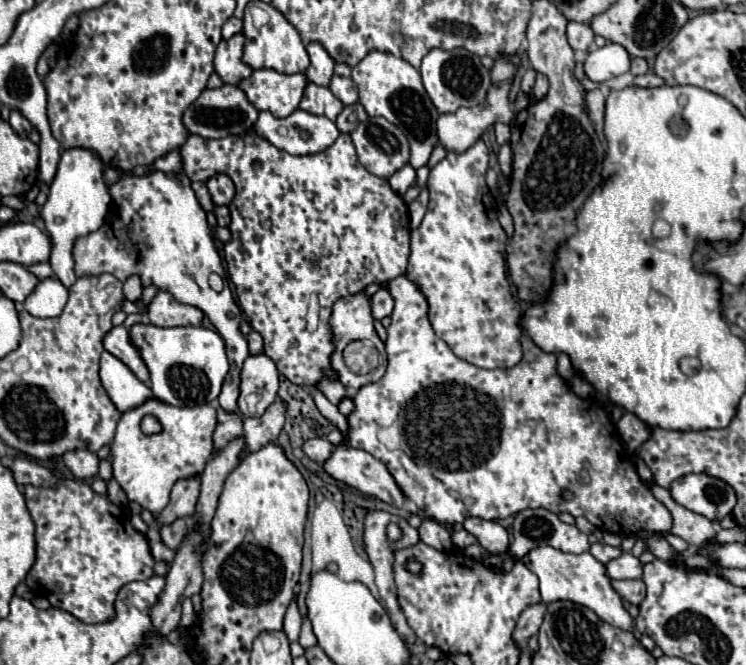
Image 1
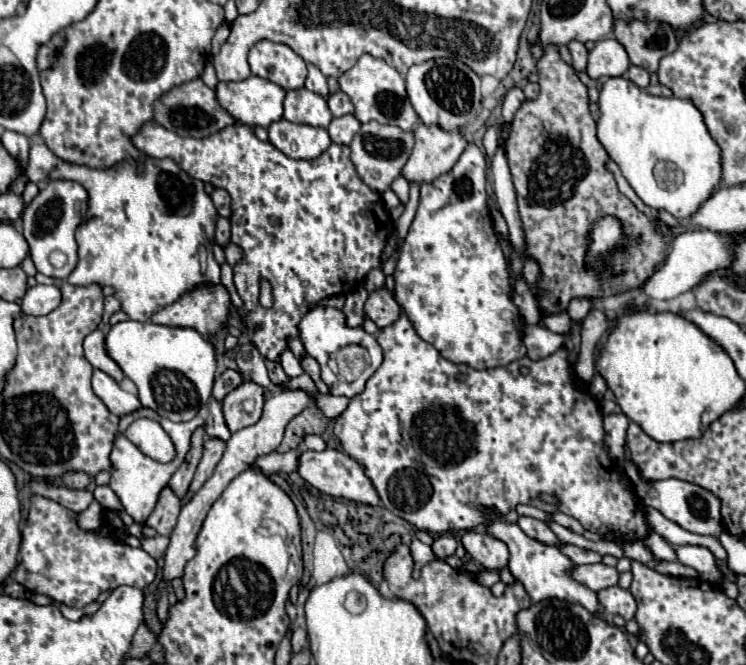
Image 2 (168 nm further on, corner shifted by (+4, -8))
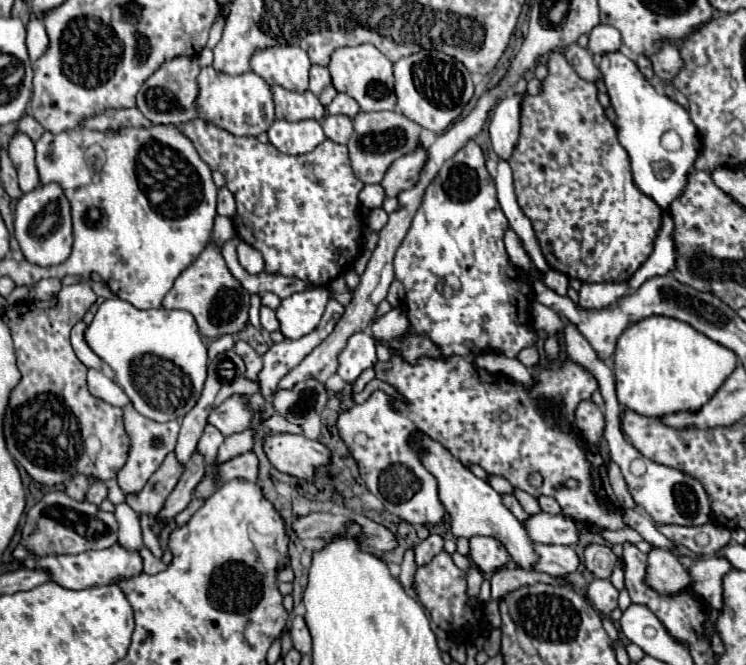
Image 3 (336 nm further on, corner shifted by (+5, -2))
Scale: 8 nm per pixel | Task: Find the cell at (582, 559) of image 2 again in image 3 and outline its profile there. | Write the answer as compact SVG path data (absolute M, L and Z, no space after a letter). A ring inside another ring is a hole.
M537 513L523 521L523 527L531 541L547 545L575 545L577 543L577 523L563 515Z

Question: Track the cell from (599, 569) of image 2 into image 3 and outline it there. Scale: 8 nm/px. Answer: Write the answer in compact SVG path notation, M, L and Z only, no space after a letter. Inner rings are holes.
M533 543L537 553L537 563L533 565L533 571L543 571L553 577L573 573L579 565L579 557L575 555L573 547L565 545L541 545Z

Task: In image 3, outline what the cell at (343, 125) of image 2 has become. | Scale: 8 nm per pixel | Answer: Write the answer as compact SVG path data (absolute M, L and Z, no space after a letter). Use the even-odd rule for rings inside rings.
M327 115L323 121L321 121L321 127L323 127L323 133L327 139L335 141L335 143L341 143L345 145L353 133L353 123L349 117L343 117L343 115Z

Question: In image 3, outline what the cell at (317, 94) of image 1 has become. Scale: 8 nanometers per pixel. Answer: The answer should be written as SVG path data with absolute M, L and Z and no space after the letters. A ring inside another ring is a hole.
M273 85L271 93L273 93L277 119L285 119L285 121L315 119L315 121L321 121L325 115L325 107L319 103L319 99L311 91L295 93L295 91L287 91L279 85Z

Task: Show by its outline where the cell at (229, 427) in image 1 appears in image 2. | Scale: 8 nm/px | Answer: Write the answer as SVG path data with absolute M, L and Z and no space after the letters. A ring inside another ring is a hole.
M204 435L204 453L202 453L200 465L198 465L198 469L196 469L194 481L192 481L192 485L190 485L190 491L188 491L188 495L184 497L182 503L186 503L186 501L192 497L192 493L196 493L196 491L204 485L204 481L214 473L220 457L222 457L222 453L224 453L224 449L226 449L226 441Z

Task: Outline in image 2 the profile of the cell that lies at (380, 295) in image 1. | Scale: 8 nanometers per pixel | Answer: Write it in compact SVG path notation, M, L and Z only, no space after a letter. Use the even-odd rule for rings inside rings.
M358 287L356 291L346 295L346 305L342 311L346 313L350 327L362 327L362 323L366 319L366 311L364 311L366 299L368 299L368 291L364 287Z

